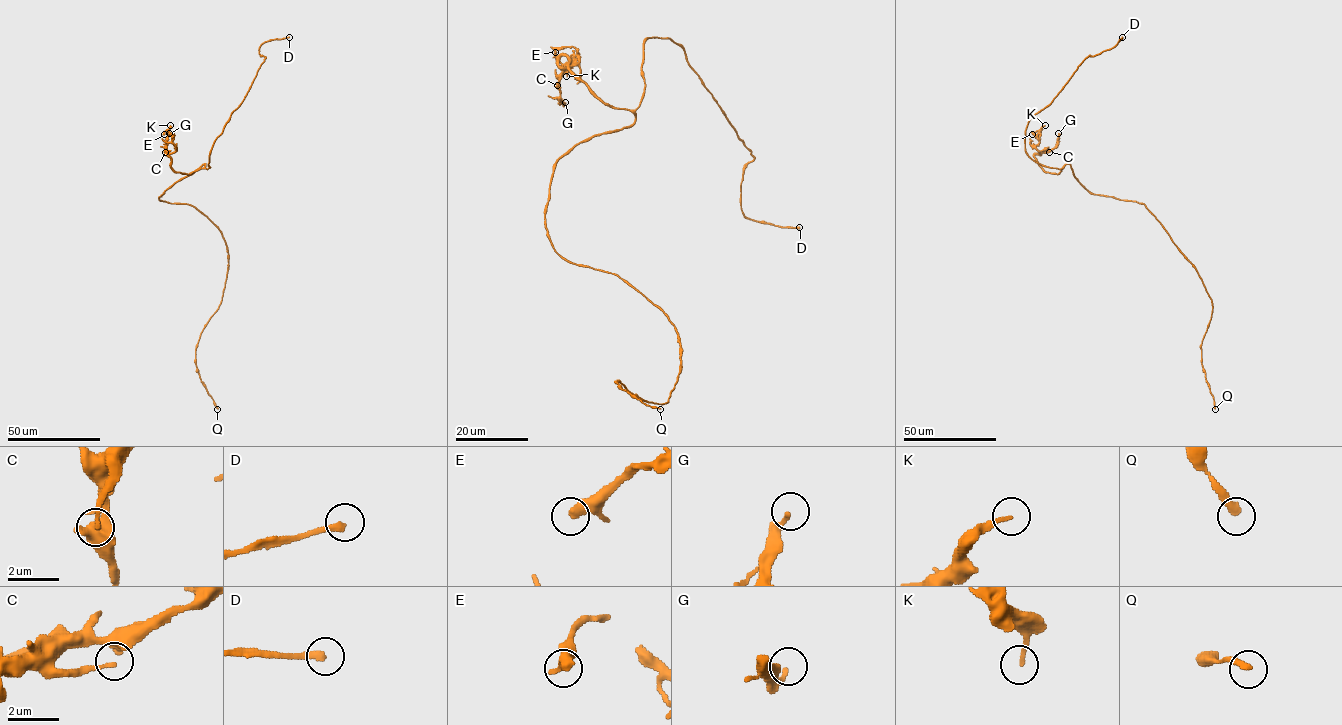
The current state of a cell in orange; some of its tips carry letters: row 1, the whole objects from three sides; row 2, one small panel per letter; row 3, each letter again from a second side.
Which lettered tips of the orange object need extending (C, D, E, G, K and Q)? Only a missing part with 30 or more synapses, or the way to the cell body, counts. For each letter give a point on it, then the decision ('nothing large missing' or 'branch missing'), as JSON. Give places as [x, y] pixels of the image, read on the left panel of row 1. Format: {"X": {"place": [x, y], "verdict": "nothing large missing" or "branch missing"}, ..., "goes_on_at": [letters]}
{"C": {"place": [165, 152], "verdict": "nothing large missing"}, "D": {"place": [289, 37], "verdict": "branch missing"}, "E": {"place": [164, 134], "verdict": "nothing large missing"}, "G": {"place": [169, 133], "verdict": "nothing large missing"}, "K": {"place": [170, 125], "verdict": "nothing large missing"}, "Q": {"place": [217, 409], "verdict": "nothing large missing"}, "goes_on_at": ["D"]}

